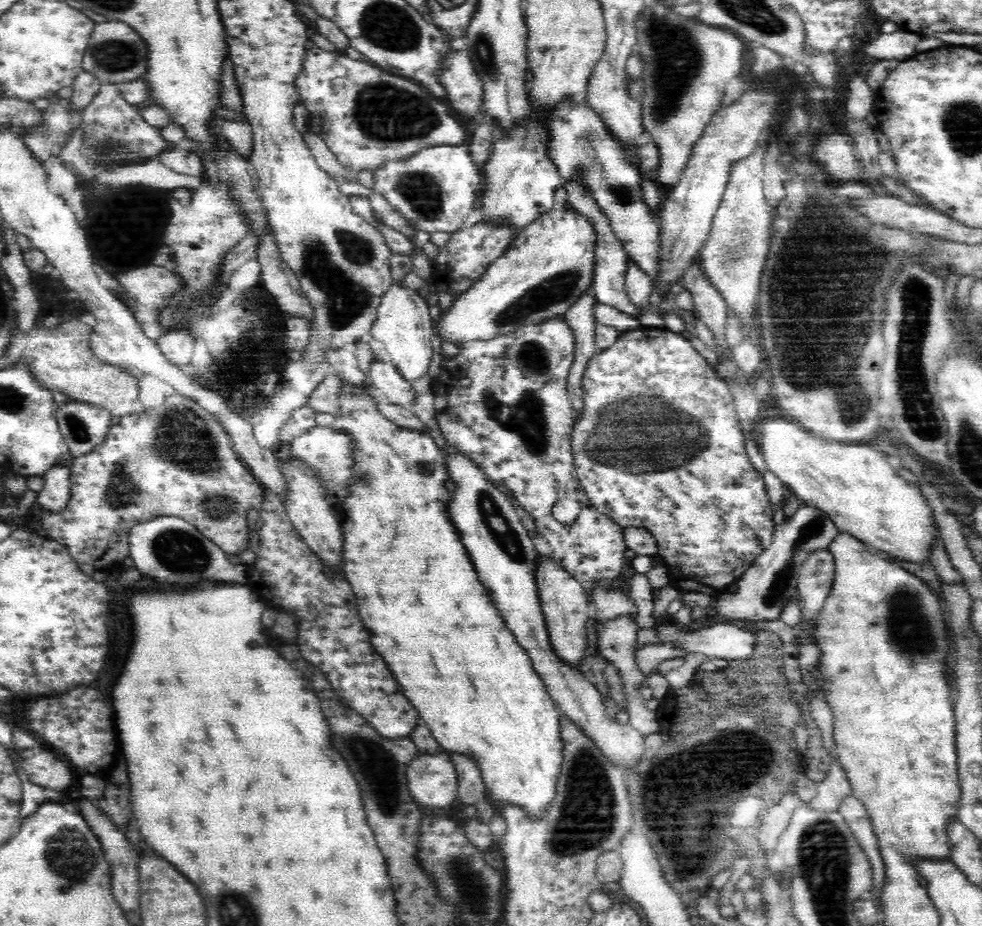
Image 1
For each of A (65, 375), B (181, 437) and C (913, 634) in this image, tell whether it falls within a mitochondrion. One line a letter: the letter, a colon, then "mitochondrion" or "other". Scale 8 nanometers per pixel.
A: other
B: mitochondrion
C: mitochondrion

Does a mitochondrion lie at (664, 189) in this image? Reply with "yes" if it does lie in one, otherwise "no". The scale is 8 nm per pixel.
no

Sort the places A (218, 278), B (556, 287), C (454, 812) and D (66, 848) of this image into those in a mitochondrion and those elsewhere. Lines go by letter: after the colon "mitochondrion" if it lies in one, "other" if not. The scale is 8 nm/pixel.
A: other
B: mitochondrion
C: other
D: mitochondrion

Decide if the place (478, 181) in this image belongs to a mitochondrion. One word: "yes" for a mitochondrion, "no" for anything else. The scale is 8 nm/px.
no

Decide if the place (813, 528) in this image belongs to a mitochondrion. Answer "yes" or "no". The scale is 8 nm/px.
yes

